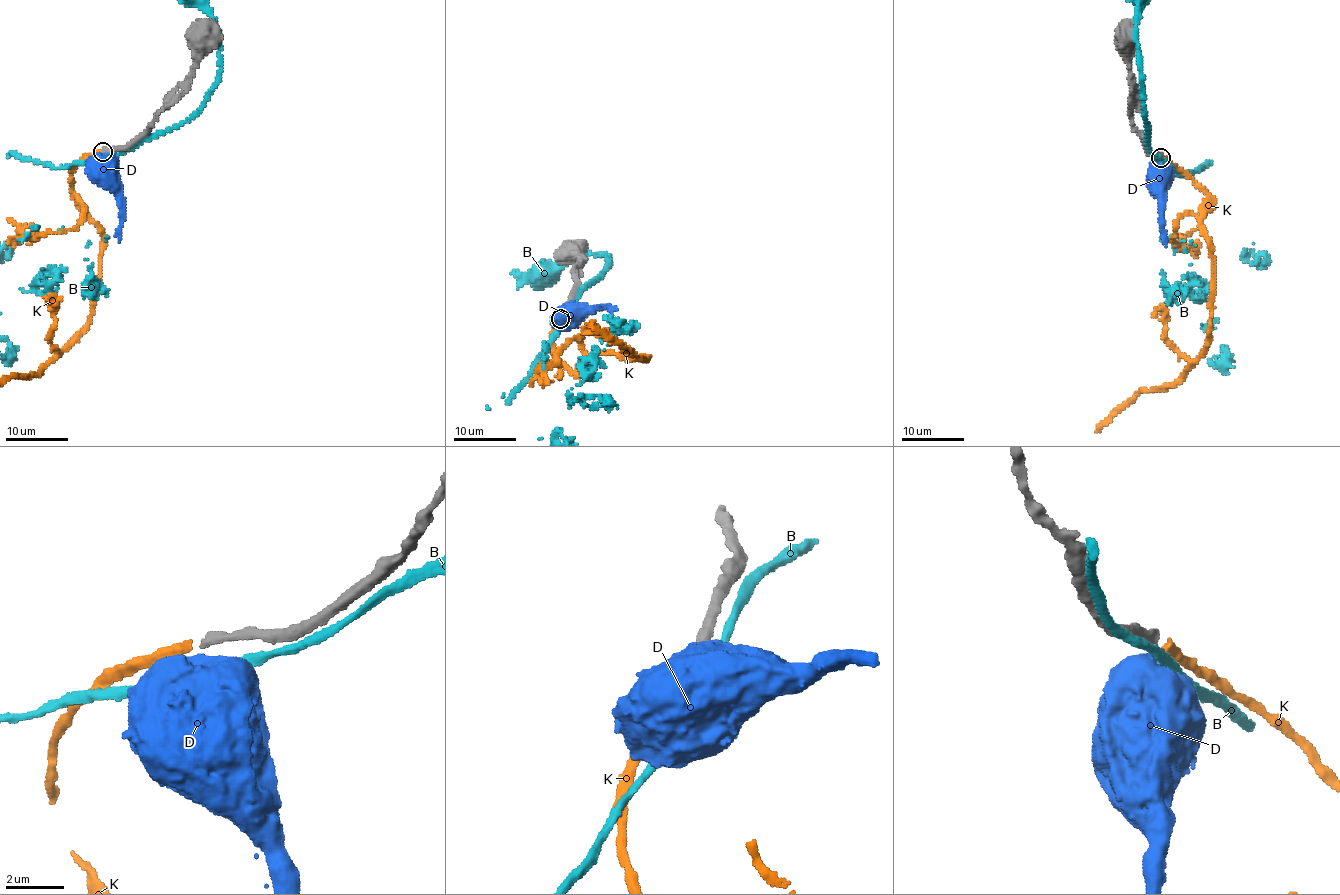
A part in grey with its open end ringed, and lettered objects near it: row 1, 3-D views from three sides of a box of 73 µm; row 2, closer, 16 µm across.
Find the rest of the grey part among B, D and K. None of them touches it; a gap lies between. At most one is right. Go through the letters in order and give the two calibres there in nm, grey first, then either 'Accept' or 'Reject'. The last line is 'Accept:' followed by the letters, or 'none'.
B: Thickness 280 nm (grey) against 280 nm. Reject
D: Thickness 280 nm (grey) against 900 nm. Reject
K: Thickness 280 nm (grey) against 320 nm. Accept
Accept: K

